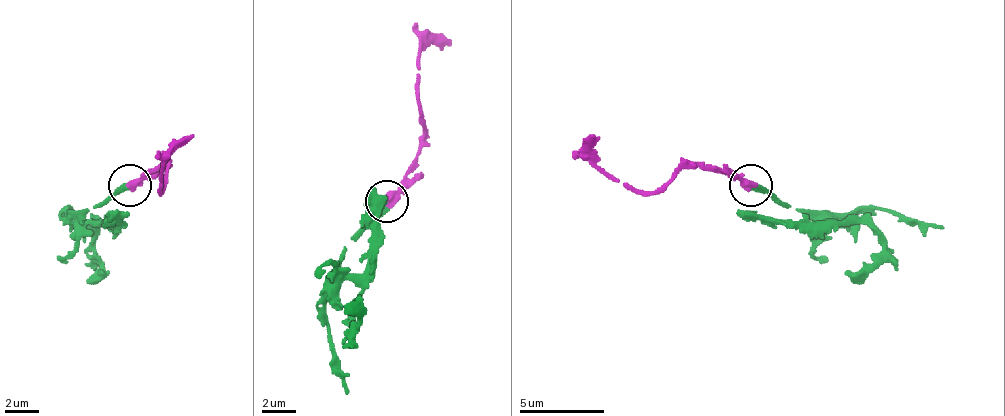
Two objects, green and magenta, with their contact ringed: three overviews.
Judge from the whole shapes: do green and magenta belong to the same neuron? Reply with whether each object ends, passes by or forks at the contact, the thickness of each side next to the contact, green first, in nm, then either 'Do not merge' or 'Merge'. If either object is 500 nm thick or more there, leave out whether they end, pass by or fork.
Thickness 420 nm (green) against 550 nm. Merge

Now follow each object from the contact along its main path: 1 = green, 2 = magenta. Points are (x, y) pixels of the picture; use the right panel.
1: (749, 186), (818, 220), (864, 224), (881, 254), (852, 284)
2: (749, 186), (732, 173), (677, 169), (652, 190), (626, 190), (605, 169), (588, 135)

